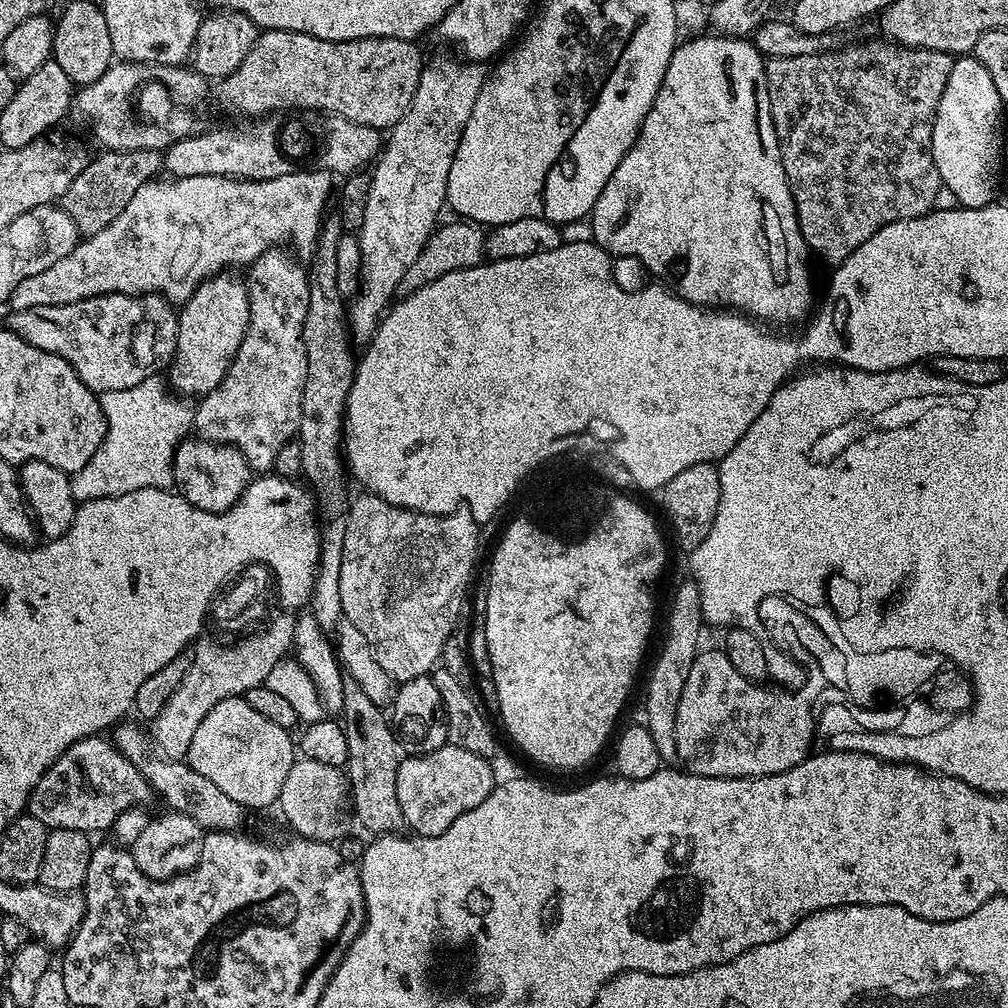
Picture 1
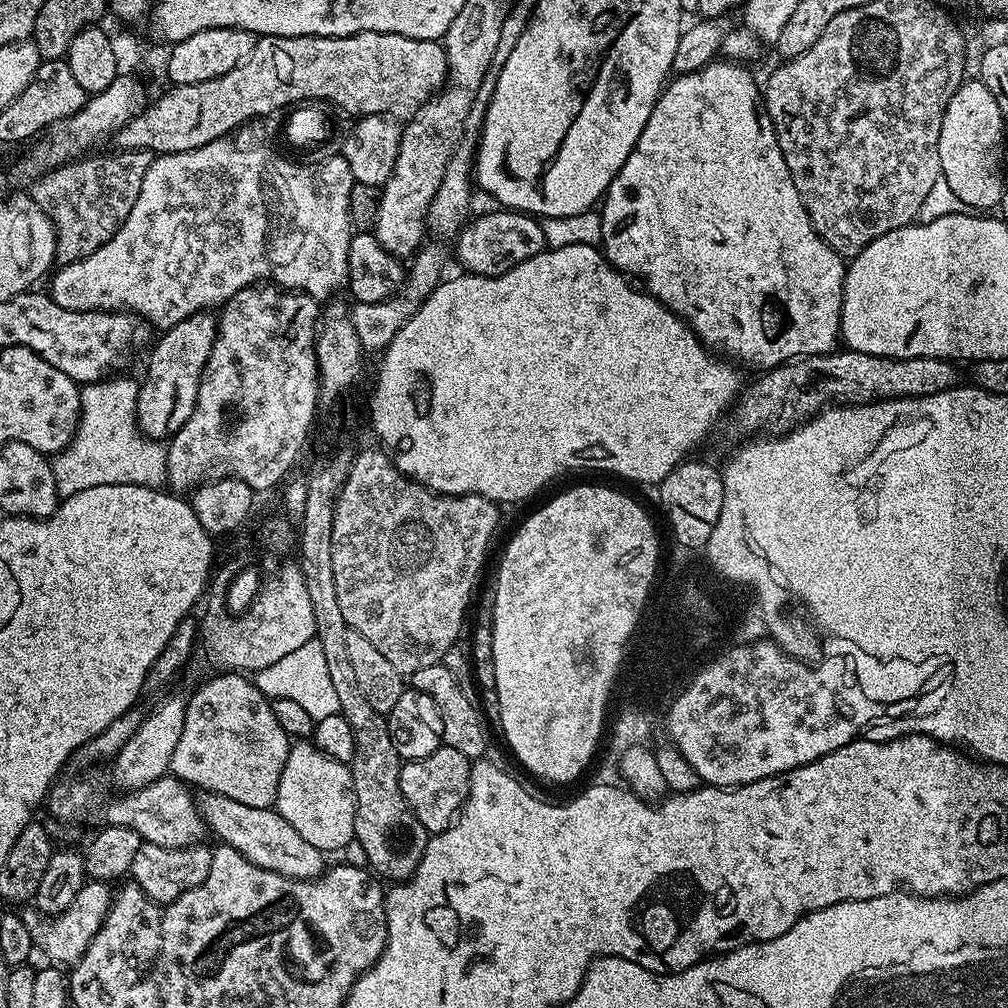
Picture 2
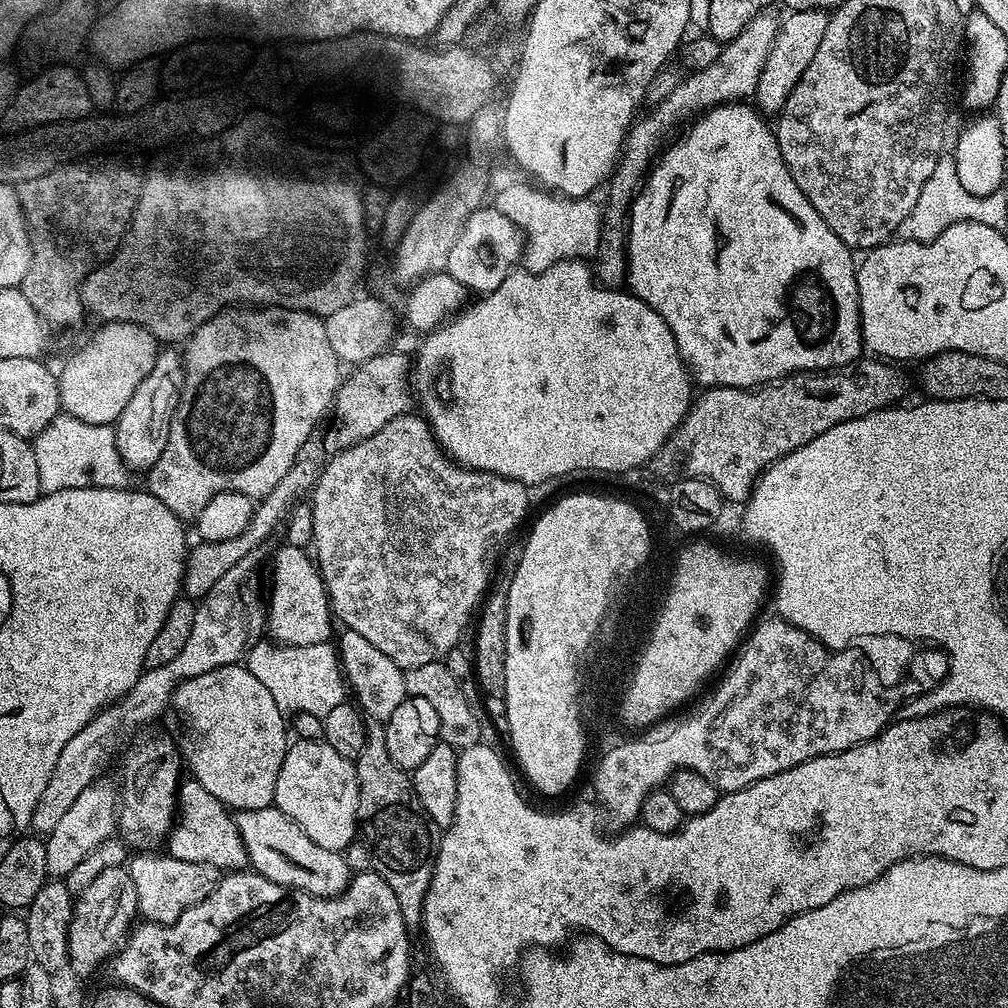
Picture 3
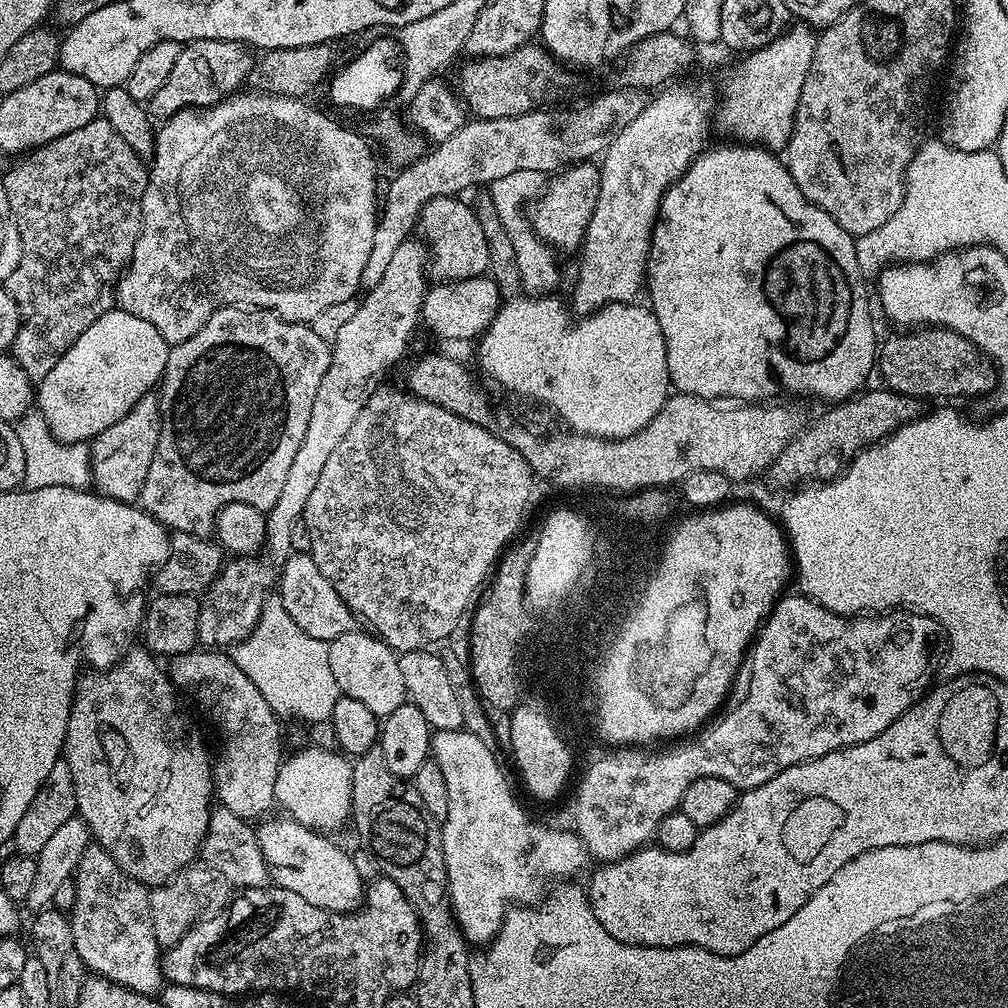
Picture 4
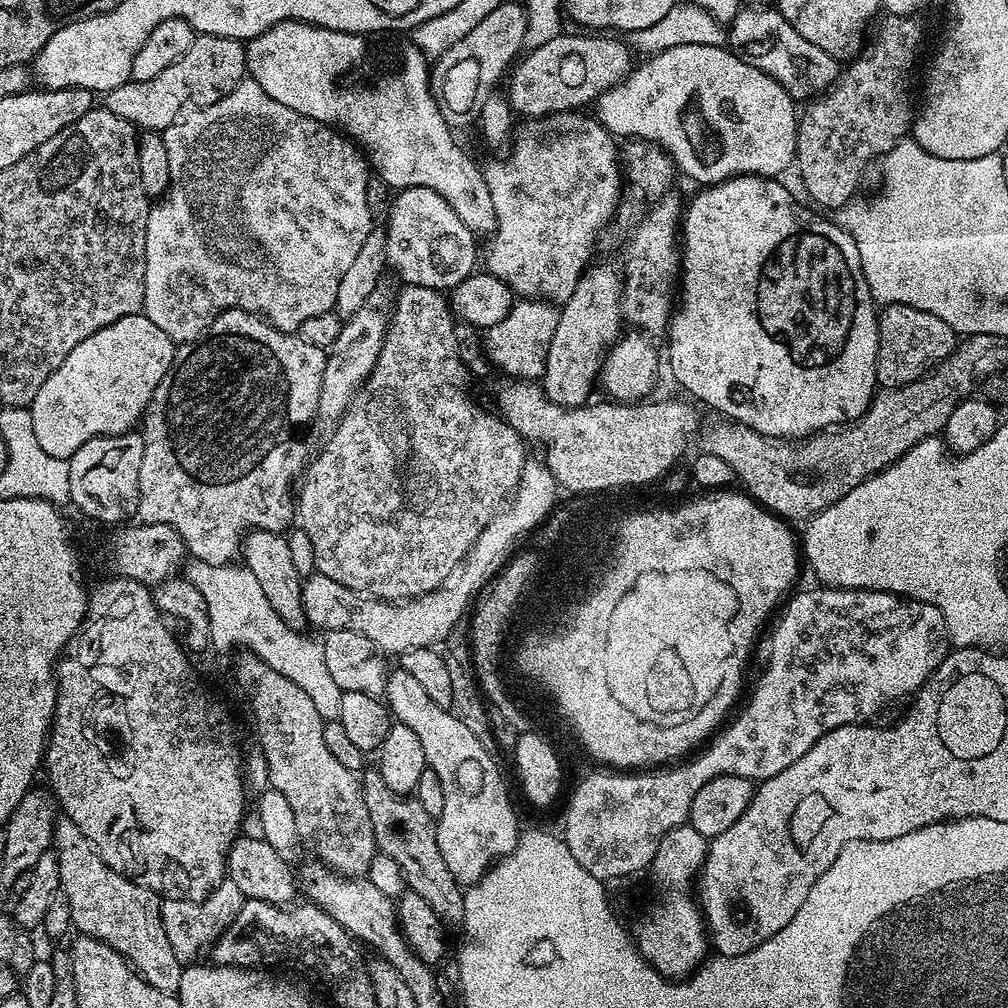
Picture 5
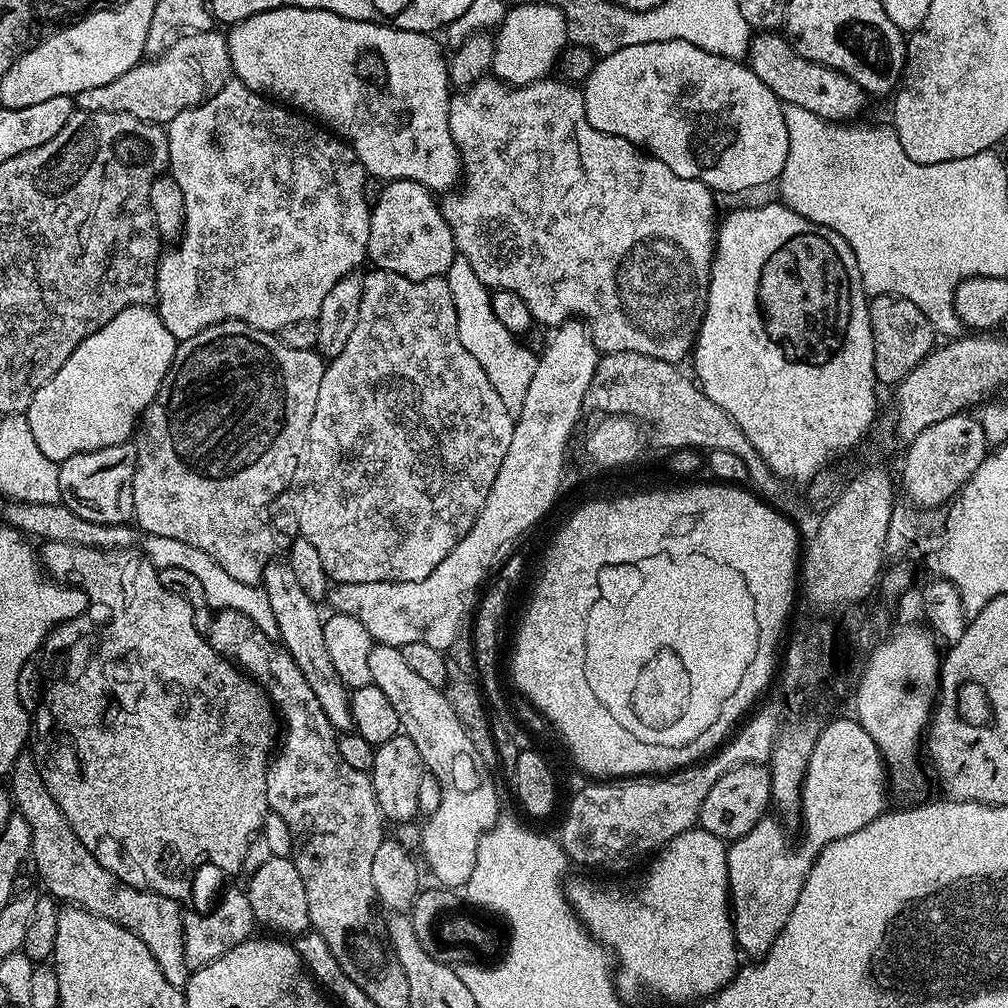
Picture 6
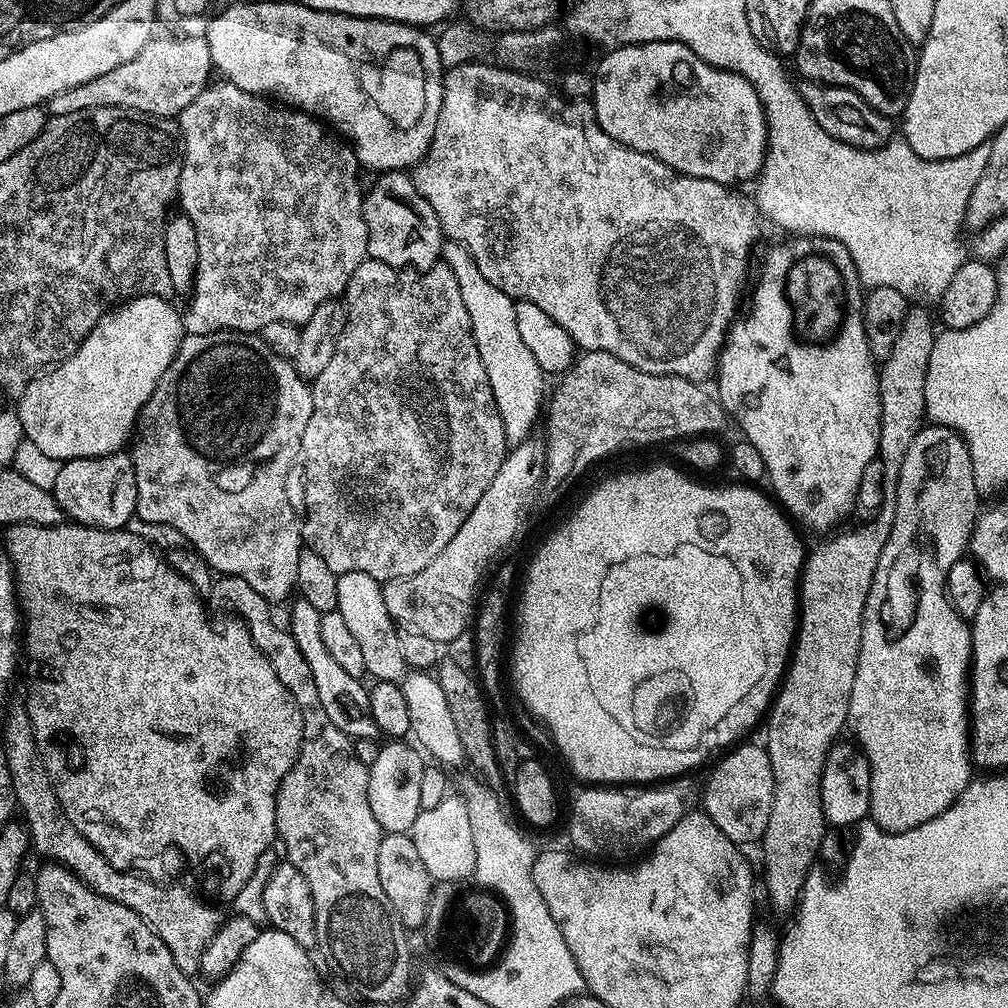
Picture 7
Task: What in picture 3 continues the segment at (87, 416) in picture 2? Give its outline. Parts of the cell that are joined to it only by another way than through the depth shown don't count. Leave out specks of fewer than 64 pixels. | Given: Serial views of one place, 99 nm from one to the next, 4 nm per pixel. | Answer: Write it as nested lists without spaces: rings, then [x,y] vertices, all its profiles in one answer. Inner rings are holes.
[[[61,414],[37,434],[31,445],[38,461],[41,493],[75,488],[126,488],[133,483],[133,473],[118,454],[116,429],[111,424],[91,424]]]

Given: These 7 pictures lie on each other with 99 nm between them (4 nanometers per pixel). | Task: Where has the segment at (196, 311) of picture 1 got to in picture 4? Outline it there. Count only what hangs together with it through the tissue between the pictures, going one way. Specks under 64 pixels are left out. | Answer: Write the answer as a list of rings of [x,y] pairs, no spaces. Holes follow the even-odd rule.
[[[152,394],[140,399],[134,406],[134,410],[130,410],[130,414],[122,418],[122,422],[114,422],[110,430],[102,430],[102,434],[98,434],[90,444],[91,483],[95,491],[120,504],[139,501],[140,491],[146,482],[146,473],[150,470],[150,462],[154,460],[154,450],[158,448],[159,433],[160,402]]]

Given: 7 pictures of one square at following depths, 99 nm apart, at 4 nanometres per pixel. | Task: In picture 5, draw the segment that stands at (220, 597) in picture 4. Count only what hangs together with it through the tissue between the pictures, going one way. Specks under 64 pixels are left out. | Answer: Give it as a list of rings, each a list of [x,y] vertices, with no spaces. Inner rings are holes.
[[[375,304],[364,305],[362,310],[356,311],[345,319],[341,325],[338,338],[329,349],[325,357],[322,390],[319,391],[319,410],[317,419],[326,428],[335,427],[337,421],[344,416],[344,412],[356,395],[366,377],[376,365],[378,354],[384,345],[385,334],[388,328],[389,317]]]

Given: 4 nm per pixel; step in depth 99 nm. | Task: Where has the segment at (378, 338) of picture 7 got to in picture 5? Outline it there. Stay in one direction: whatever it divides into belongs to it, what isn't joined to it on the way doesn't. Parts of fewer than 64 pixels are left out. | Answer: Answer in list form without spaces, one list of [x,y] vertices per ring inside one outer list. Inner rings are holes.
[[[404,284],[401,289],[396,296],[396,305],[390,309],[384,345],[378,354],[376,365],[349,402],[344,416],[331,429],[332,437],[325,442],[324,449],[317,456],[315,453],[311,457],[302,476],[304,485],[301,488],[299,485],[298,488],[298,524],[304,529],[314,548],[315,571],[326,578],[334,578],[334,582],[342,582],[342,586],[352,588],[355,592],[393,602],[413,600],[415,596],[432,592],[444,585],[446,578],[450,578],[452,571],[464,561],[474,542],[478,542],[478,534],[486,530],[501,505],[516,491],[526,459],[526,444],[520,439],[520,435],[495,411],[487,412],[482,405],[476,404],[475,398],[468,393],[470,369],[462,359],[461,349],[456,349],[458,332],[455,327],[452,329],[454,314],[445,293],[438,288],[413,284]]]

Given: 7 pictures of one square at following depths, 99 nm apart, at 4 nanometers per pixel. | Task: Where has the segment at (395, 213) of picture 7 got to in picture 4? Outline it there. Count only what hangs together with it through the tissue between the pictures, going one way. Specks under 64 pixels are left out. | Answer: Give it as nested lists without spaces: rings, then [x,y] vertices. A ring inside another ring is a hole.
[[[455,196],[434,198],[430,202],[426,202],[426,206],[420,212],[418,232],[425,236],[420,235],[426,241],[428,255],[426,272],[433,281],[451,282],[453,280],[465,280],[471,276],[483,276],[489,271],[490,250],[488,249],[488,239],[482,230],[477,213],[475,211],[471,212],[462,201],[463,199]]]

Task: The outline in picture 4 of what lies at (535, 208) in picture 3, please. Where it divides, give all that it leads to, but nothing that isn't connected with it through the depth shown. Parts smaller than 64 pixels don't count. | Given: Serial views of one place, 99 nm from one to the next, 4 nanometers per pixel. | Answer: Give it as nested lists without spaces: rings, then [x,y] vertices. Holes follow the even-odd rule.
[[[518,170],[505,174],[488,185],[489,203],[499,216],[501,231],[507,234],[509,248],[512,250],[513,267],[520,278],[519,288],[525,295],[547,295],[555,291],[558,280],[558,268],[551,245],[545,243],[532,229],[531,221],[522,216],[522,204],[534,202],[547,187],[547,175],[536,170]]]

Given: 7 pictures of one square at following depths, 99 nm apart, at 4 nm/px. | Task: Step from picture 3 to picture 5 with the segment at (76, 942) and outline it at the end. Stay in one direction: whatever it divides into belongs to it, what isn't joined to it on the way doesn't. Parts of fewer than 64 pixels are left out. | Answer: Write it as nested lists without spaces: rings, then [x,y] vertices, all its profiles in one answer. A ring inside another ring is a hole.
[[[61,815],[57,819],[52,831],[51,851],[58,862],[60,891],[70,902],[72,928],[79,935],[100,940],[122,954],[136,975],[154,986],[154,990],[179,993],[182,965],[174,958],[174,950],[170,950],[170,940],[162,926],[161,897],[106,866],[69,816]]]

